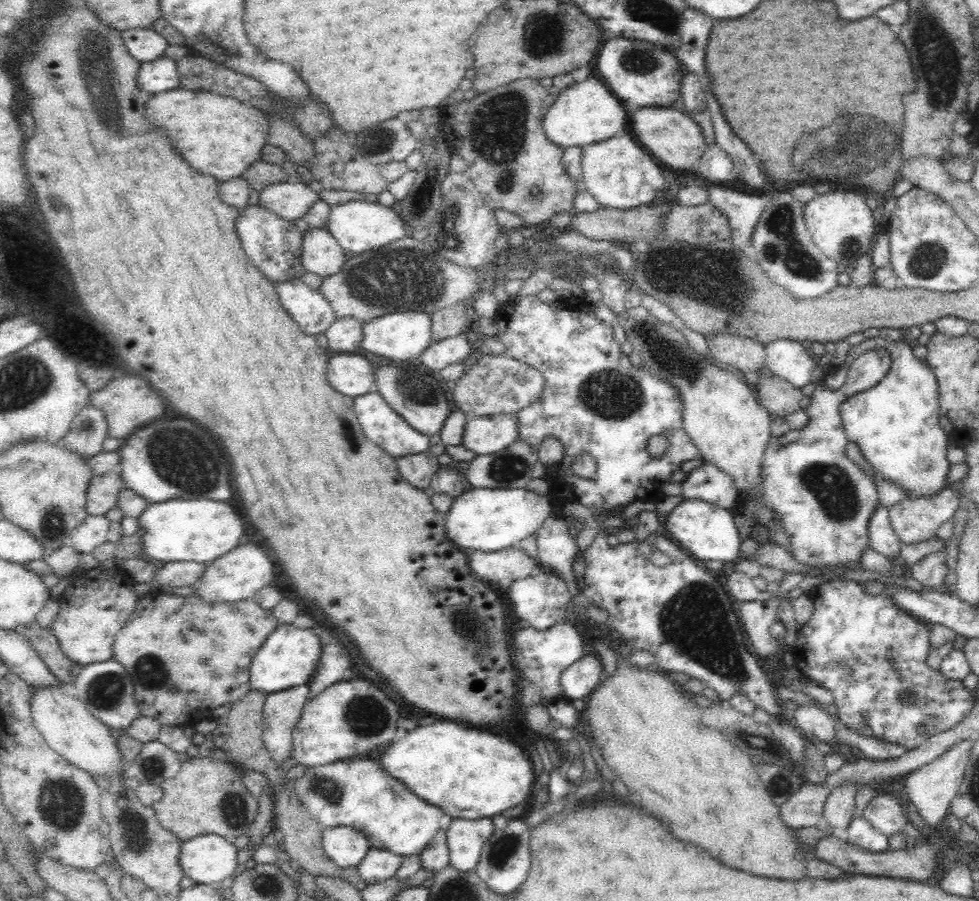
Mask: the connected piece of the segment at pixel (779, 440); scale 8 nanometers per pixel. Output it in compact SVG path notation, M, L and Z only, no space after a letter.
M886 349L869 350L850 364L847 379L838 390L830 390L825 384L824 377L818 378L815 389L810 395L811 403L806 408L809 416L808 424L802 430L791 428L782 436L772 437L766 444L761 465L763 504L767 510L772 511L772 514L780 517L793 548L793 557L807 565L808 569L811 566L828 567L858 562L862 551L870 545L867 529L870 517L879 504L878 494L872 478L846 455L844 448L849 440L840 426L839 404L843 398L878 384L890 370L890 362L892 359Z

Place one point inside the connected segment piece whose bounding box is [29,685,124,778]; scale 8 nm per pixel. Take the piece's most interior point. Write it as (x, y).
(68, 728)

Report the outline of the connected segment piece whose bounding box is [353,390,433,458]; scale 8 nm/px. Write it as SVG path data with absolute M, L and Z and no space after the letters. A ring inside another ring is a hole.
M377 390L374 392L368 391L363 395L356 395L353 399L353 407L367 439L377 444L385 453L398 458L428 451L433 441L430 436L415 431L414 428L386 403Z

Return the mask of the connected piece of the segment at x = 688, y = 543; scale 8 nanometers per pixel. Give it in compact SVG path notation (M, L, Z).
M685 499L678 504L664 519L664 529L673 541L689 550L700 560L714 560L716 562L736 562L739 559L741 539L734 525L734 513L723 510L702 500Z

